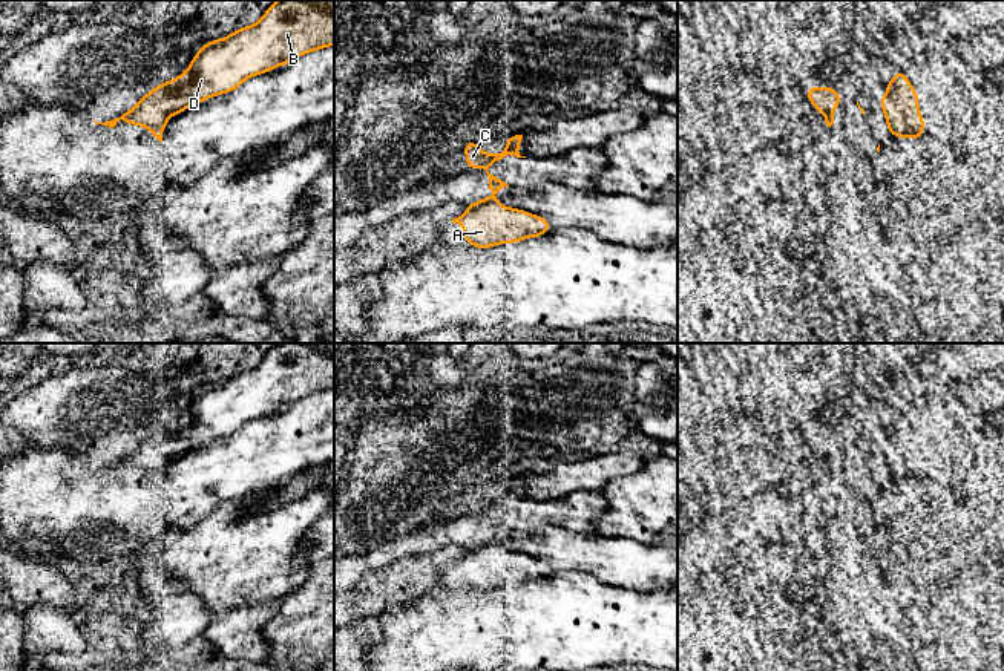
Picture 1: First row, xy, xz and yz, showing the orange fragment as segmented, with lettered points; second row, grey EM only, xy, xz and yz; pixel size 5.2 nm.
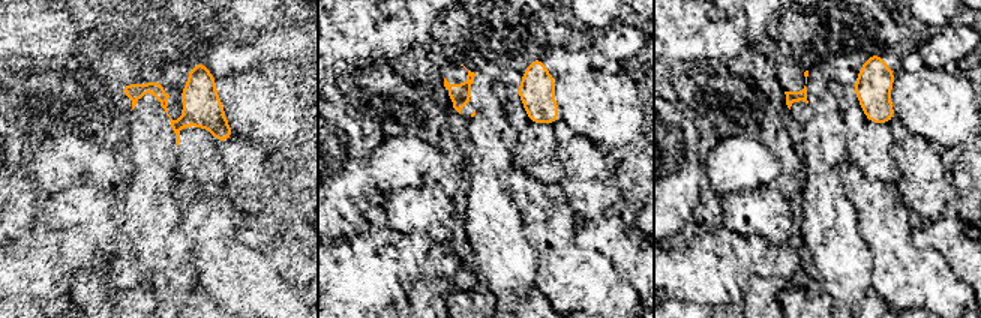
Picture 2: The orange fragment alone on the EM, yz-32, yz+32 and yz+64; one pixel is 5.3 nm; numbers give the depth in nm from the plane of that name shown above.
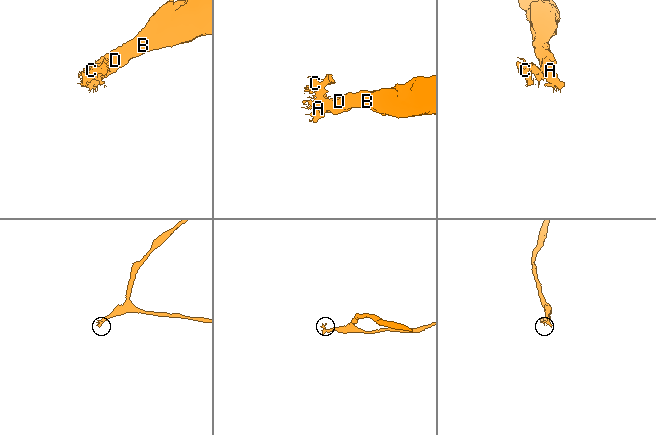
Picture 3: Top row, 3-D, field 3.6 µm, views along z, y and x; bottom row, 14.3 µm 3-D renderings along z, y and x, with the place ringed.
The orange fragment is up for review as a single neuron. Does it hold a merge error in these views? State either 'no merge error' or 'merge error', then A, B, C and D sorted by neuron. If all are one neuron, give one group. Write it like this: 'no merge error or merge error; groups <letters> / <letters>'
no merge error; groups A B C D

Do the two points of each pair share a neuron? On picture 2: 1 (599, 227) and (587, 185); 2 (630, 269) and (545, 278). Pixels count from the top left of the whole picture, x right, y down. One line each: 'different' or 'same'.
1: different
2: different

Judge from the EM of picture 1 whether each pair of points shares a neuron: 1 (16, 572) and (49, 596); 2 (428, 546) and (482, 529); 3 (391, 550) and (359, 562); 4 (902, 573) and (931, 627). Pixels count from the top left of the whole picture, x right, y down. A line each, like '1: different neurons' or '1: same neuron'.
1: same neuron
2: same neuron
3: same neuron
4: same neuron

